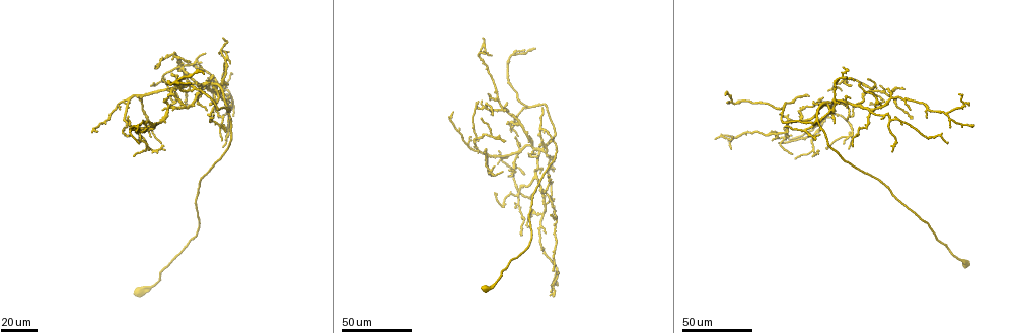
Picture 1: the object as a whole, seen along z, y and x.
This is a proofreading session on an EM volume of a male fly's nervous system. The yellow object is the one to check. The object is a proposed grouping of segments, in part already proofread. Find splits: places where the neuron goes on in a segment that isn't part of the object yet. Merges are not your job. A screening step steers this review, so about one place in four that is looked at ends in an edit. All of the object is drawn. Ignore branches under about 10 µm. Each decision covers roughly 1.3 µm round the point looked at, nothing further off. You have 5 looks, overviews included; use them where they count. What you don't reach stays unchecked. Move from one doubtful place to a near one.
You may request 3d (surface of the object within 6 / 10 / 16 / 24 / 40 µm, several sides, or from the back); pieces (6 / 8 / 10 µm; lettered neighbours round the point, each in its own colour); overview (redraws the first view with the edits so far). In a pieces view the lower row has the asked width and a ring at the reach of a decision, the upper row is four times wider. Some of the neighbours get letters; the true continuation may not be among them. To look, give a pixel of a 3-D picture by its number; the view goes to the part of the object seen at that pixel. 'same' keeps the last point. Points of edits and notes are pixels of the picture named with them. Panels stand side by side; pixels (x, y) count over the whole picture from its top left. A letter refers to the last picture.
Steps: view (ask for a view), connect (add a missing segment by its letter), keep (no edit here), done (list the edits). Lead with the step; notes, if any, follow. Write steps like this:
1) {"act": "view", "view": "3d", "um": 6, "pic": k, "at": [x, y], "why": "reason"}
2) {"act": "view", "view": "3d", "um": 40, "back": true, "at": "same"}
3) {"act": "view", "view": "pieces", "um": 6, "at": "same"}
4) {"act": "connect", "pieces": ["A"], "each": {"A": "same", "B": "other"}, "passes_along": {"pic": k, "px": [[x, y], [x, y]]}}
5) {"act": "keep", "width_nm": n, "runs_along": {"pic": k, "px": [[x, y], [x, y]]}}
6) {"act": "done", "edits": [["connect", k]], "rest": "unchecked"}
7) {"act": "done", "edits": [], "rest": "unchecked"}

{"act": "view", "view": "3d", "um": 40, "pic": 1, "at": [507, 104]}

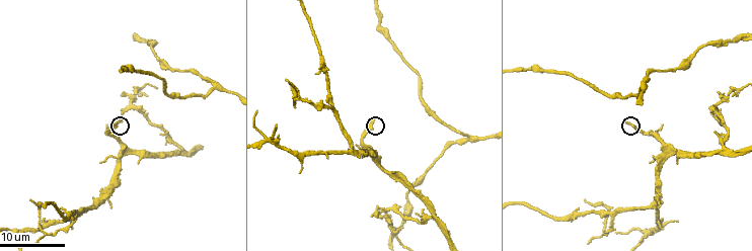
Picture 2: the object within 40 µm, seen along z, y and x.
{"act": "view", "view": "pieces", "um": 6, "pic": 2, "at": [119, 120]}

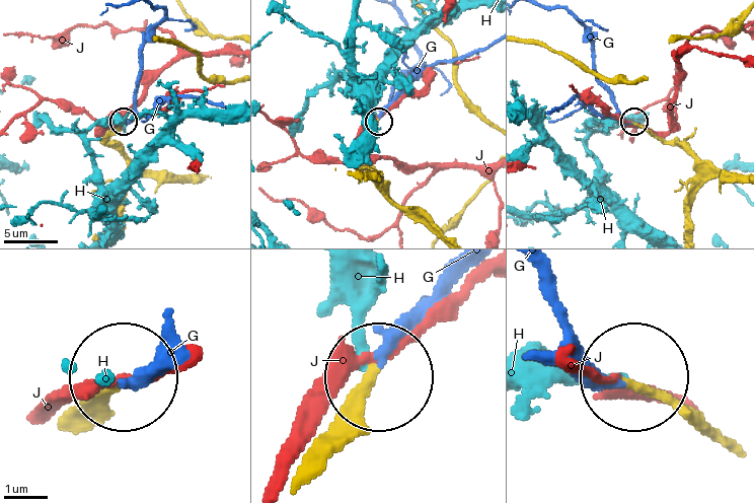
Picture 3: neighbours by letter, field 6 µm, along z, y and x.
{"act": "connect", "pieces": ["G"], "each": {"G": "same", "H": "other", "J": "other"}, "passes_along": {"pic": 3, "px": [[317, 453], [393, 333], [458, 268]]}, "found": "the neuron continues"}

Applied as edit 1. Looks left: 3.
{"act": "view", "view": "overview"}

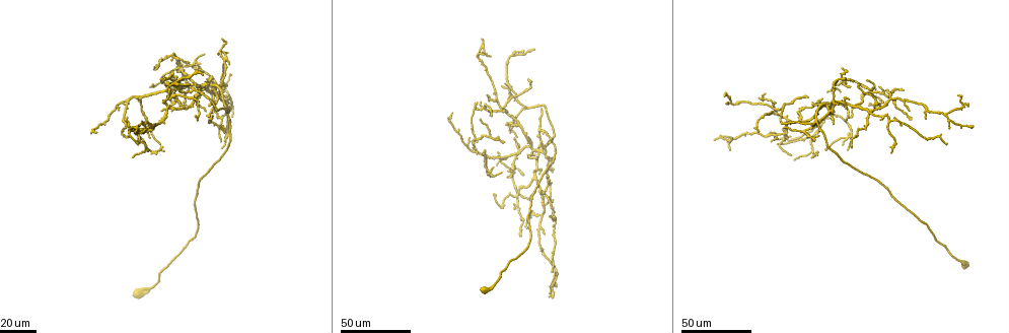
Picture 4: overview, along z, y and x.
{"act": "view", "view": "3d", "um": 40, "pic": 4, "at": [188, 84], "why": "an open end"}

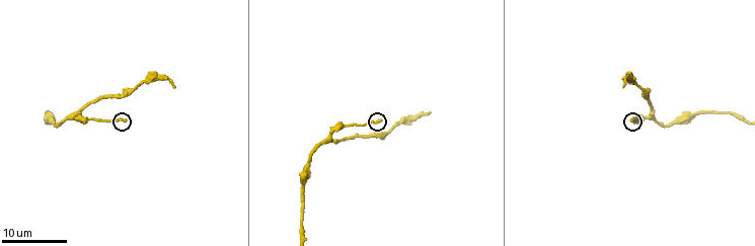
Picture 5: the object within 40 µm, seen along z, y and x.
{"act": "view", "view": "pieces", "um": 6, "pic": 5, "at": [123, 120]}

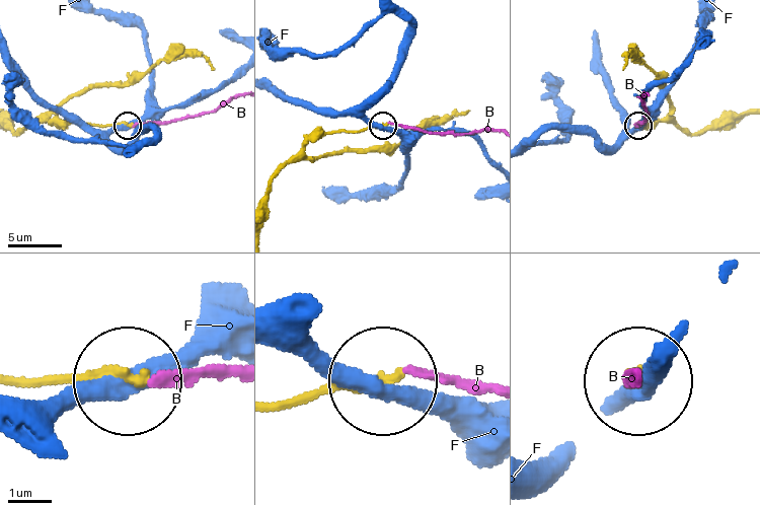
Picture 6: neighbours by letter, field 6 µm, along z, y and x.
{"act": "keep", "each": {"B": "other", "F": "other"}, "runs_along": {"pic": 6, "px": [[25, 378], [120, 378]]}, "found": "none of them fits"}

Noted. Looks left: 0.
{"act": "done", "edits": [["connect", 3]], "rest": "unchecked"}

